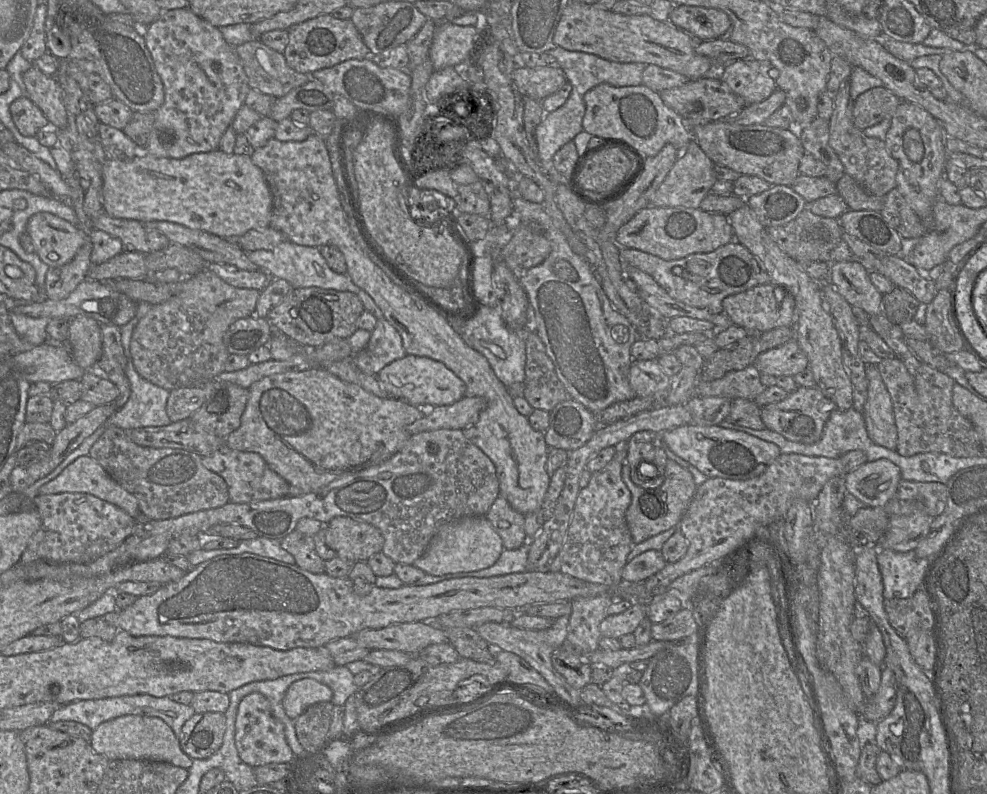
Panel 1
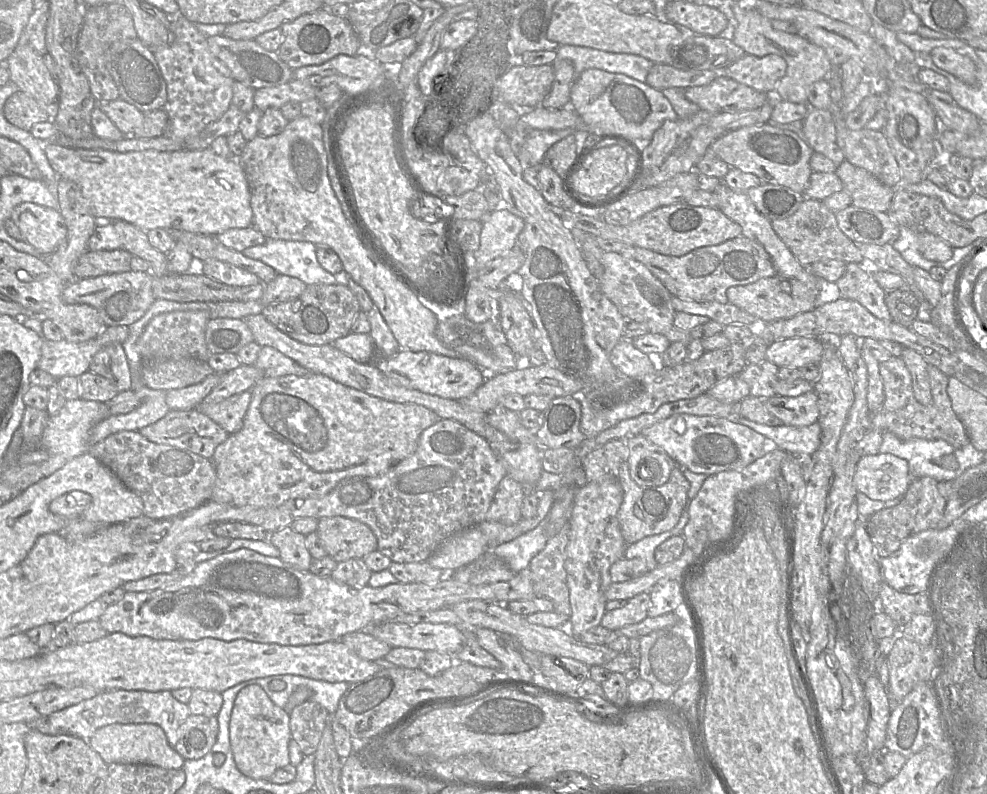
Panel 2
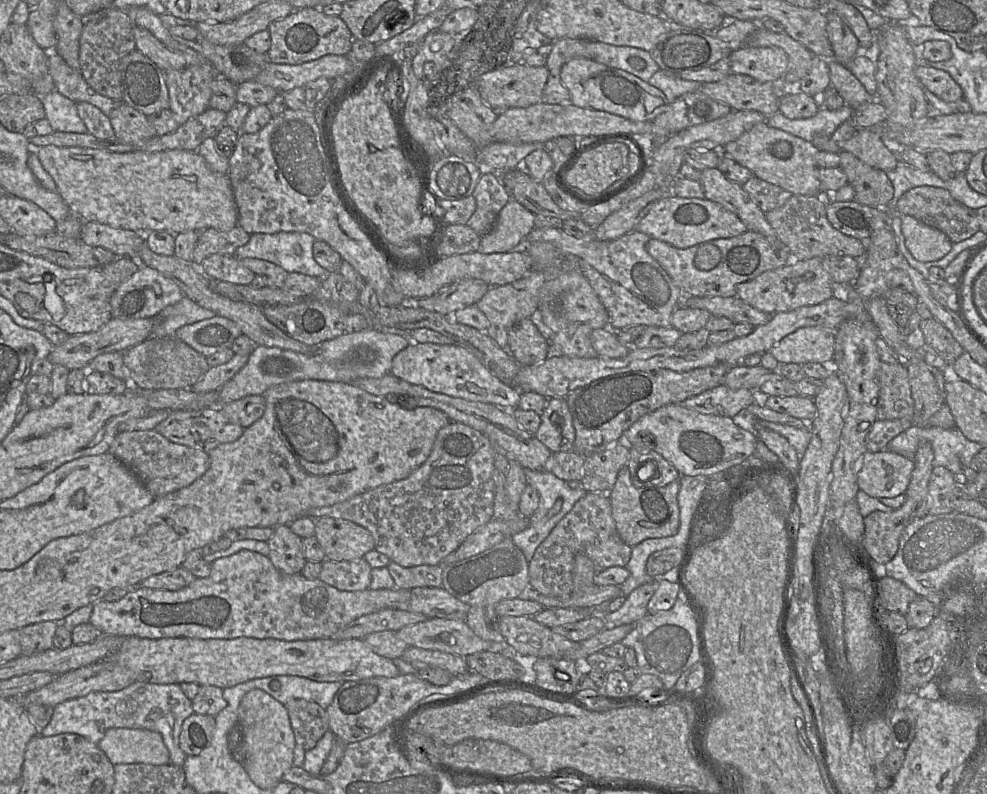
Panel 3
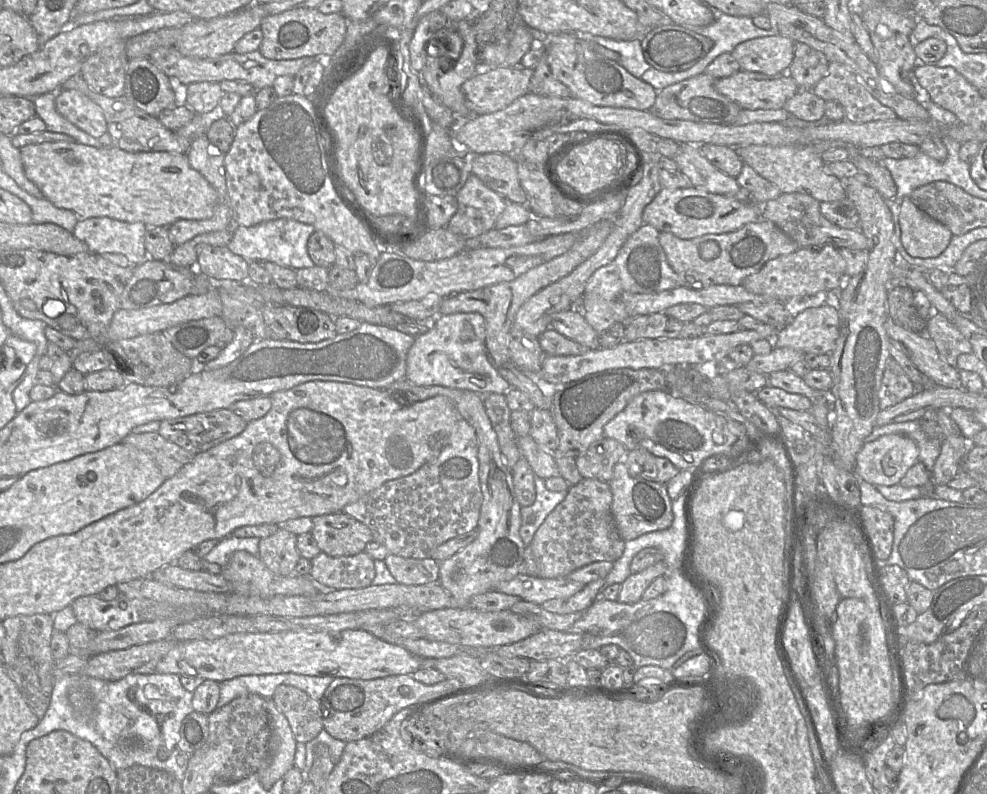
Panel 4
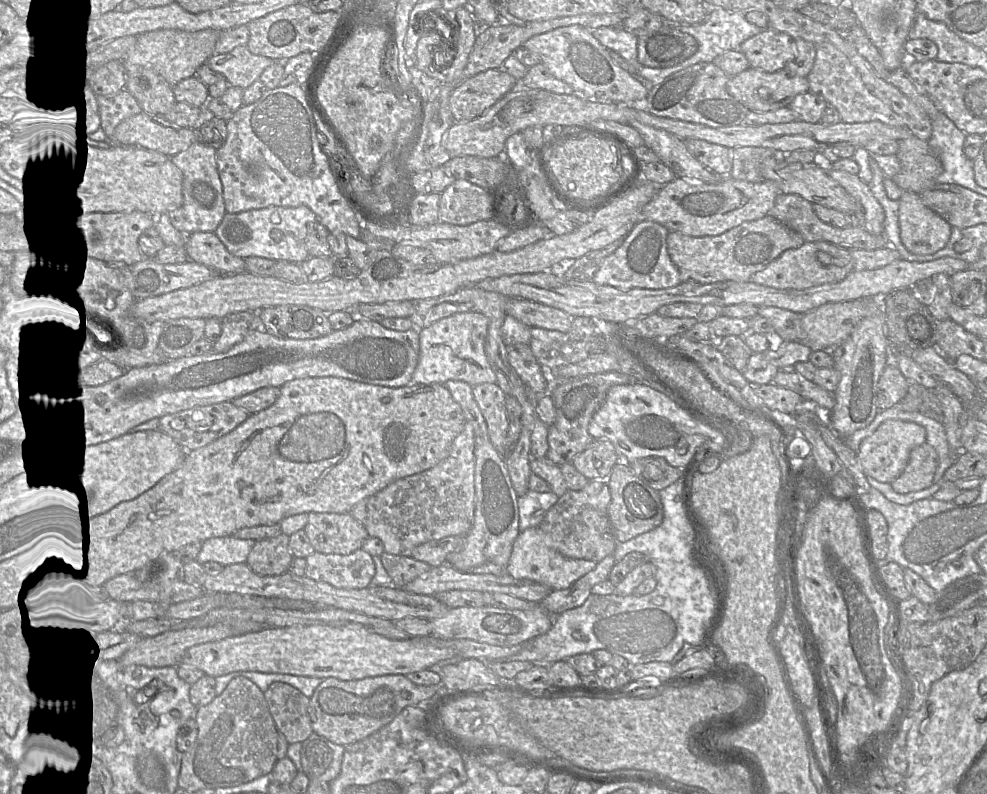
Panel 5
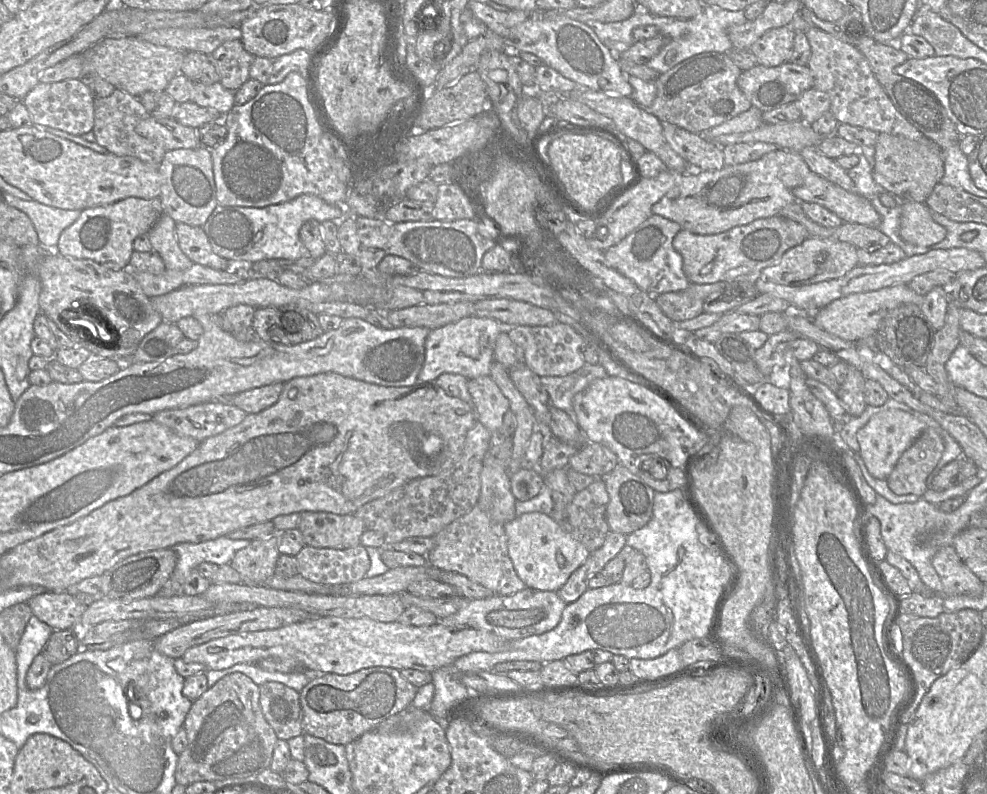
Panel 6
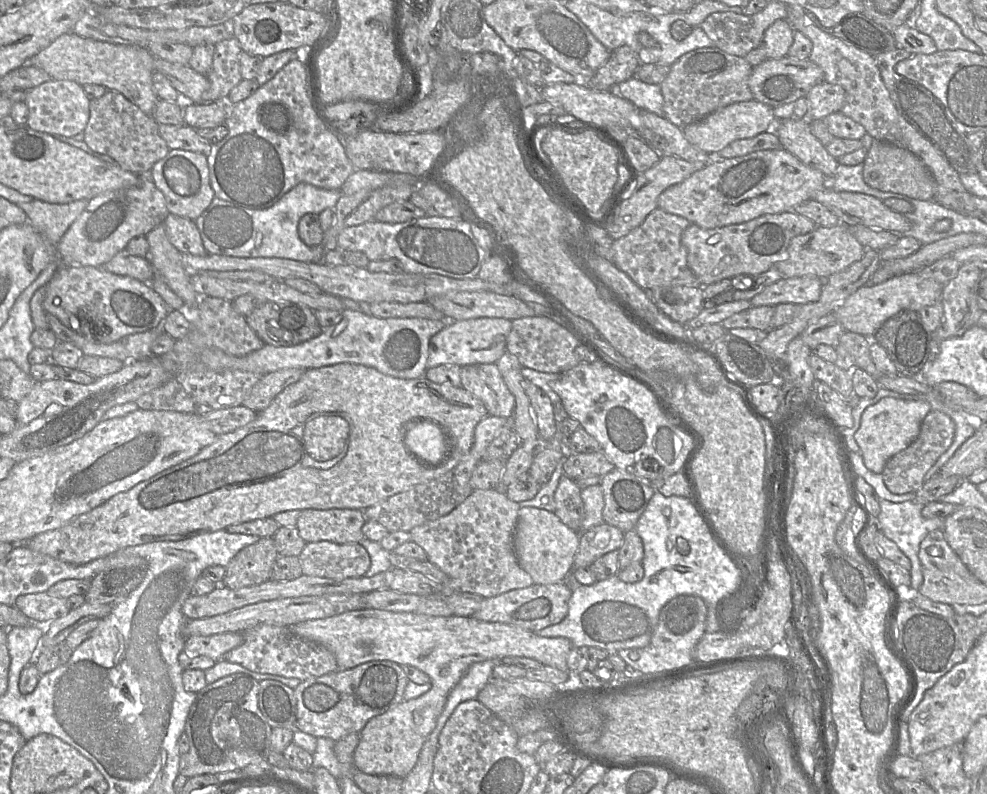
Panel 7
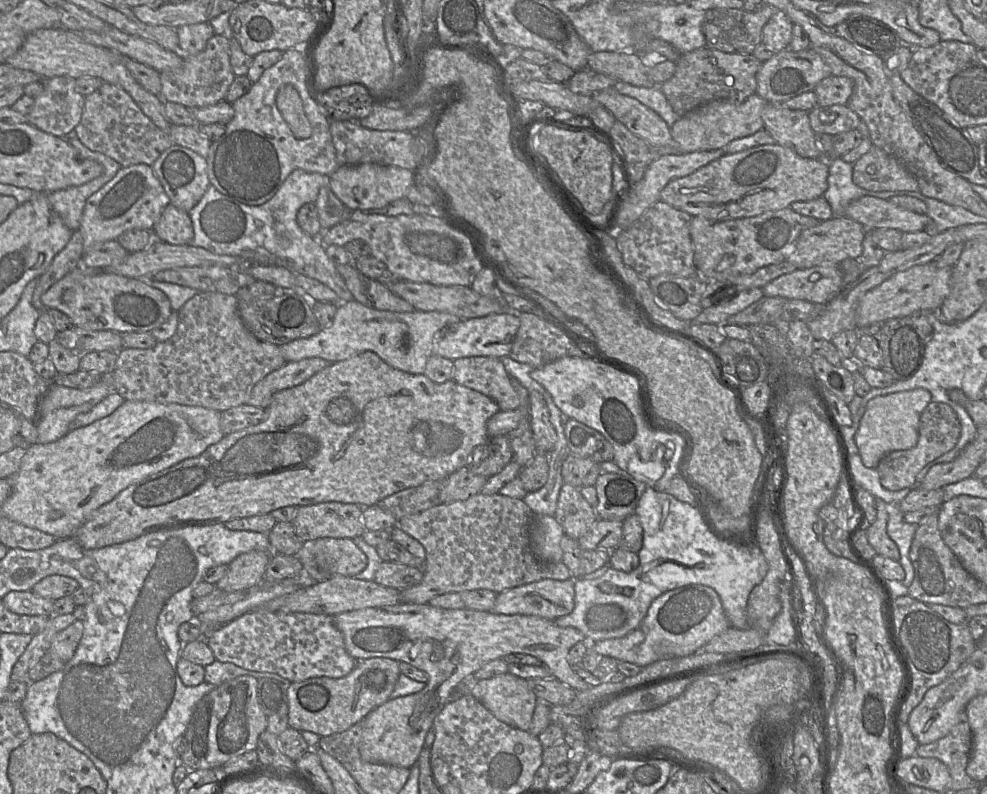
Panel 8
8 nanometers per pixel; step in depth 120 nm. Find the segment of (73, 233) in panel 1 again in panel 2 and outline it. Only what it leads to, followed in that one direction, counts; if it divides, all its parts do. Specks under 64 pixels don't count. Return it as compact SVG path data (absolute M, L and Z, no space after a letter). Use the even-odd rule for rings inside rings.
M32 202L17 205L10 219L19 227L25 241L45 257L59 247L67 235L67 227L59 210Z

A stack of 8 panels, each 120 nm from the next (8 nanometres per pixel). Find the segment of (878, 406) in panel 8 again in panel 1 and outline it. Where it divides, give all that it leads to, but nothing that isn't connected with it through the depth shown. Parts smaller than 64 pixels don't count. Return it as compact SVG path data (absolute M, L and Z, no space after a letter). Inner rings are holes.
M888 459L867 461L845 476L848 493L868 507L884 507L901 481L900 468Z

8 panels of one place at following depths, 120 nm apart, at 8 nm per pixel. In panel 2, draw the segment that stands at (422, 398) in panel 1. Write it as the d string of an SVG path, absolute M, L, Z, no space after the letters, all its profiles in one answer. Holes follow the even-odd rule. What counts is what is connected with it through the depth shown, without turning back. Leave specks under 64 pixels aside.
M400 349L391 358L375 363L387 377L404 387L452 400L473 394L488 377L486 372L466 358L451 358L427 351Z

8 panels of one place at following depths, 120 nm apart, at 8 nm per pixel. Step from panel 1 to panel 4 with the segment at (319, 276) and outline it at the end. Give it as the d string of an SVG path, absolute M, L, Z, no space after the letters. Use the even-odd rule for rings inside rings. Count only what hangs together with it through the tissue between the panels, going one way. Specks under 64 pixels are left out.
M278 218L255 226L233 225L233 237L228 249L247 261L269 261L294 270L315 266L309 256L307 242L314 232L314 226L289 218Z

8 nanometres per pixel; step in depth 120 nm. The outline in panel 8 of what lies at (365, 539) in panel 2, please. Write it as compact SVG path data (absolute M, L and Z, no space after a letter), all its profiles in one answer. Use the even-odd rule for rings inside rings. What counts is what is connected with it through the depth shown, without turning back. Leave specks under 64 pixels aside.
M341 502L300 506L297 507L292 524L303 542L318 538L356 539L365 531L362 509L357 504Z

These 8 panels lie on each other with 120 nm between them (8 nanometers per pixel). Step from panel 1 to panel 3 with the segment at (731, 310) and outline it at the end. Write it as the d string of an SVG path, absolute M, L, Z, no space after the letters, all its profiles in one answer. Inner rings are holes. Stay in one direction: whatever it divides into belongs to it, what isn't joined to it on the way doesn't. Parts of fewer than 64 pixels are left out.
M823 258L792 260L789 264L768 270L756 278L740 283L736 296L758 310L775 314L788 312L802 306L819 304L833 296L833 280L823 266Z

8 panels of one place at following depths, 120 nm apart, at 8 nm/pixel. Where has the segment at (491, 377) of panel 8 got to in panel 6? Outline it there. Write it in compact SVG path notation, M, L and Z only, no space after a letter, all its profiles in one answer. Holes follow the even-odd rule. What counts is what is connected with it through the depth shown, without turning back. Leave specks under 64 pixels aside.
M490 375L468 379L467 388L473 399L477 421L482 423L492 433L496 433L503 423L504 414L510 409L509 400L504 396Z

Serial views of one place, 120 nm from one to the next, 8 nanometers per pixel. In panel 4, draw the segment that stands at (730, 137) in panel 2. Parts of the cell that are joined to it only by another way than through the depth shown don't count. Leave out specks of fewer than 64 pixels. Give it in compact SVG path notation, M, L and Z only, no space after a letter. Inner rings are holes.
M748 145L735 148L744 164L776 185L782 193L802 193L819 202L833 202L847 198L842 182L830 174L826 164L810 146Z

